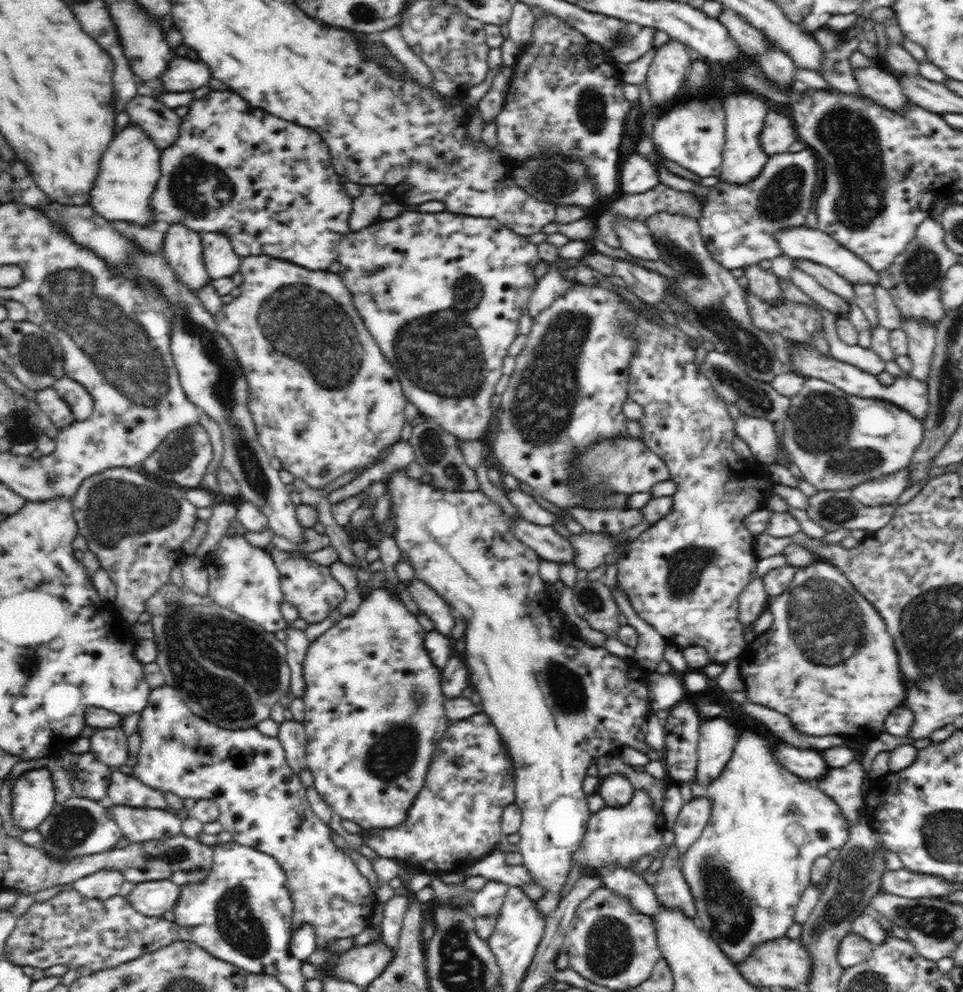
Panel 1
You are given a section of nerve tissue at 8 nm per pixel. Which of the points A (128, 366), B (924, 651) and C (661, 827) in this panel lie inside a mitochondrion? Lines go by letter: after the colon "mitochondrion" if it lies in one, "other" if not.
A: mitochondrion
B: mitochondrion
C: other

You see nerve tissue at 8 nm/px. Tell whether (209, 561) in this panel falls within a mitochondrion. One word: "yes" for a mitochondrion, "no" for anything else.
no

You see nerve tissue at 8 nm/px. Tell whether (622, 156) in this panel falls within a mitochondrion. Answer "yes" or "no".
no

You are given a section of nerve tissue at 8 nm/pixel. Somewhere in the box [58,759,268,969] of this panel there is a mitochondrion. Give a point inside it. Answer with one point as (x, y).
(173, 855)

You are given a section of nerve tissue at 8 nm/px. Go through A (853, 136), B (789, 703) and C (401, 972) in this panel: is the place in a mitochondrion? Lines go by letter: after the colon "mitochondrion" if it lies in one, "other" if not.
A: mitochondrion
B: other
C: other

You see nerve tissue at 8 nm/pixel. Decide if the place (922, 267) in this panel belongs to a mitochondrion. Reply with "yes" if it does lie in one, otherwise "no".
yes

